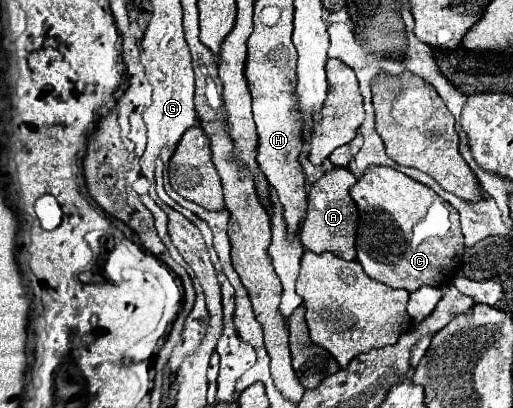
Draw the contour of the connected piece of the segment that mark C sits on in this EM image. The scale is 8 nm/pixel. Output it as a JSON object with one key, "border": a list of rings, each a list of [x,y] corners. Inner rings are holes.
{"border":[[[372,167],[368,169],[358,183],[350,189],[352,199],[358,205],[358,233],[356,233],[356,253],[358,263],[364,267],[364,273],[388,287],[394,289],[406,289],[416,291],[422,285],[434,285],[434,287],[446,287],[446,283],[452,281],[456,271],[462,265],[462,251],[464,251],[464,239],[460,231],[460,219],[458,211],[446,203],[442,197],[438,197],[430,187],[406,177],[404,173],[398,173],[390,167]],[[424,221],[424,233],[416,231],[414,227]]]}

